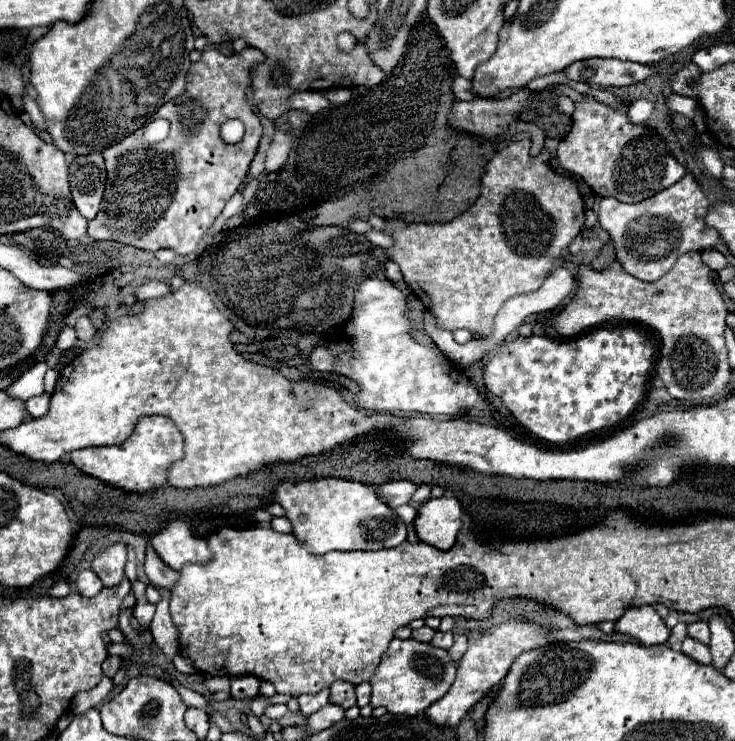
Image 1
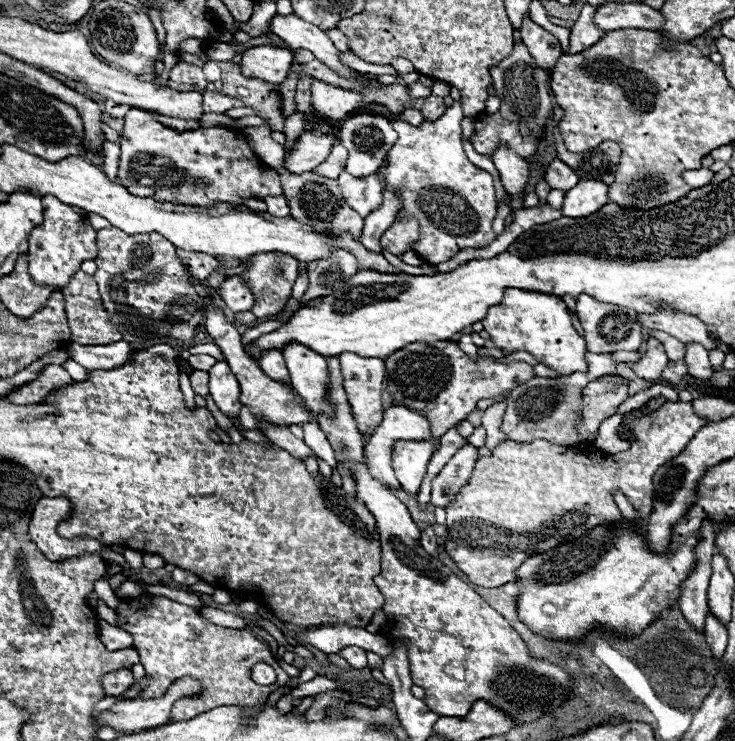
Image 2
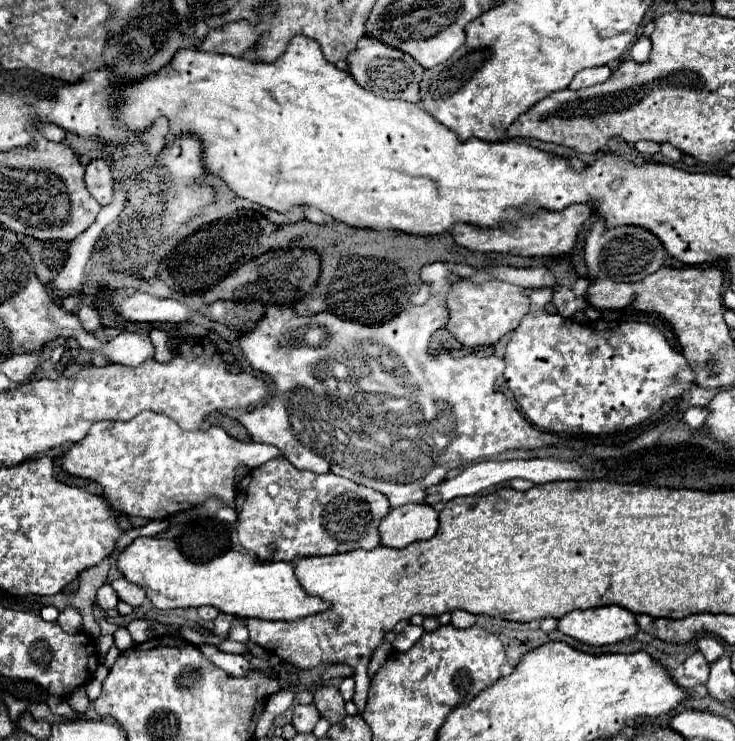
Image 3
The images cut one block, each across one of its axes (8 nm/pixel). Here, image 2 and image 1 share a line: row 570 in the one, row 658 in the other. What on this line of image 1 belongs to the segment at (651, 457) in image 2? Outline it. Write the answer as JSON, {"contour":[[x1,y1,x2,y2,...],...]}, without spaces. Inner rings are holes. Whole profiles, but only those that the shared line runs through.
{"contour":[[506,622,488,630,472,630,468,636,468,652,462,656,456,672,456,680,444,698,436,700,424,716,428,720,462,720,464,714,484,698,510,670,512,662,526,650,534,650,538,646,548,644,548,630,538,624,528,622]]}

